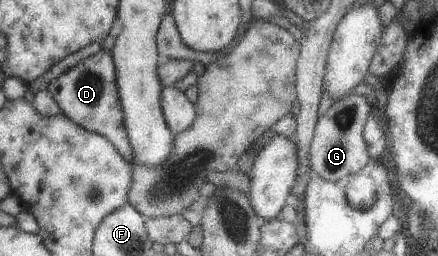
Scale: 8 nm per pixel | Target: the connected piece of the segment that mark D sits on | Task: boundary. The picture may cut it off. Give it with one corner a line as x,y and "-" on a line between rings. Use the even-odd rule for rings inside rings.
105,48
80,60
76,65
53,78
46,86
46,92
55,100
60,113
73,124
92,133
104,136
114,149
131,163
132,148
129,144
122,120
119,91
115,84
115,69
112,54

